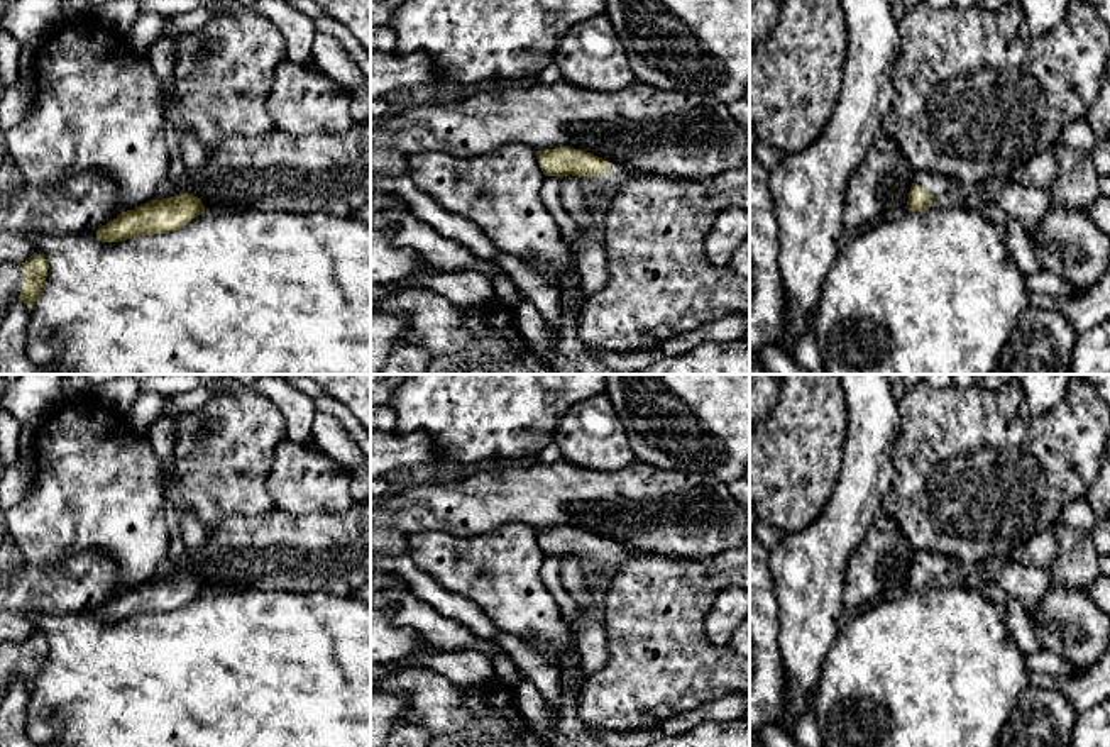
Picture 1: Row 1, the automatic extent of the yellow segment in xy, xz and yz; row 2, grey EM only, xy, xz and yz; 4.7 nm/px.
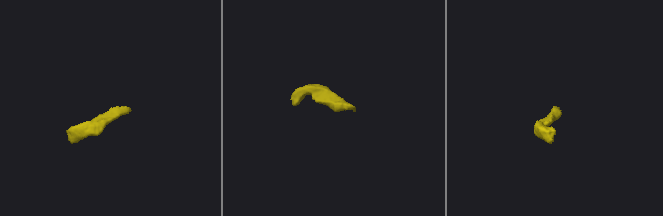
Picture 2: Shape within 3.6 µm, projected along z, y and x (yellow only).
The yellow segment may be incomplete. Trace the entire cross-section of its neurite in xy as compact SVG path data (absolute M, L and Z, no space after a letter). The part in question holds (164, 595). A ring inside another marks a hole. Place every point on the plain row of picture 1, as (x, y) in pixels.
M193 573L151 579L134 589L122 591L107 605L102 605L96 618L102 622L118 622L137 615L168 613L184 606L201 593L205 593L205 586Z

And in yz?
M914 551L907 579L909 589L920 591L931 584L946 581L954 571L954 562L949 561L944 554Z

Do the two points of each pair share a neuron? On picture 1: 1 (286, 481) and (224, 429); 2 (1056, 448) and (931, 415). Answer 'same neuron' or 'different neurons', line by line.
1: different neurons
2: same neuron

